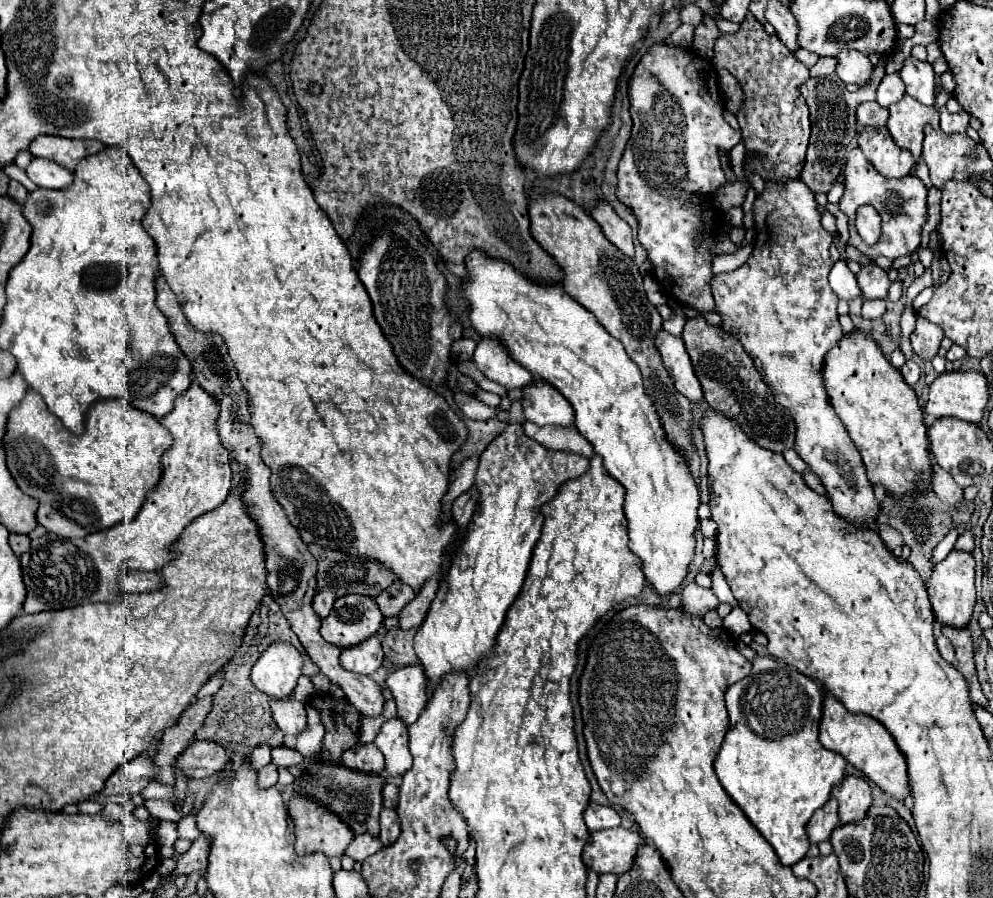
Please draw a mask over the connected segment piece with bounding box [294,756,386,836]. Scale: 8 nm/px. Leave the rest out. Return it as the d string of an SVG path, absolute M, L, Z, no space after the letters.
M322 756L320 760L310 760L310 768L302 772L302 776L296 780L294 794L306 796L310 800L316 800L324 808L336 812L354 834L370 834L378 836L378 816L382 810L382 788L386 784L384 774L374 772L360 772L346 768L342 762L330 762L328 756Z

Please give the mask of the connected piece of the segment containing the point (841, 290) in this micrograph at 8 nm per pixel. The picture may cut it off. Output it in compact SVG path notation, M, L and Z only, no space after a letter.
M838 260L830 270L830 286L842 300L854 300L862 296L862 290L858 288L856 276L848 270L844 260Z

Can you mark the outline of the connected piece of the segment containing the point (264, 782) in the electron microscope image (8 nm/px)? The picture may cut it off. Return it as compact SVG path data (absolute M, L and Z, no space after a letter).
M268 764L262 770L258 770L258 786L260 788L272 788L272 786L276 786L276 782L278 782L278 772L276 772L274 764Z

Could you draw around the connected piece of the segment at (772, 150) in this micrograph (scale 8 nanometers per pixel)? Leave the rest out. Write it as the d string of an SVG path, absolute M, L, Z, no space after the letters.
M750 12L736 34L722 34L716 40L714 50L714 66L726 68L744 90L744 108L736 118L746 150L756 156L746 164L746 172L758 172L764 180L768 172L776 178L798 178L810 138L808 106L800 94L800 86L810 78L808 68L792 56L778 36L766 34Z

